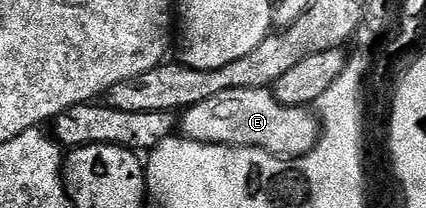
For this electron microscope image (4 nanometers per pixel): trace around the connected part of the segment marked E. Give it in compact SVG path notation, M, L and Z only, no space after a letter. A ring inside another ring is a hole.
M265 87L258 89L228 89L228 93L219 93L200 105L192 105L180 115L180 131L185 138L201 143L215 143L221 147L258 147L272 155L297 157L306 155L318 143L320 119L312 110L303 107L289 107L281 104L274 96L273 90Z

